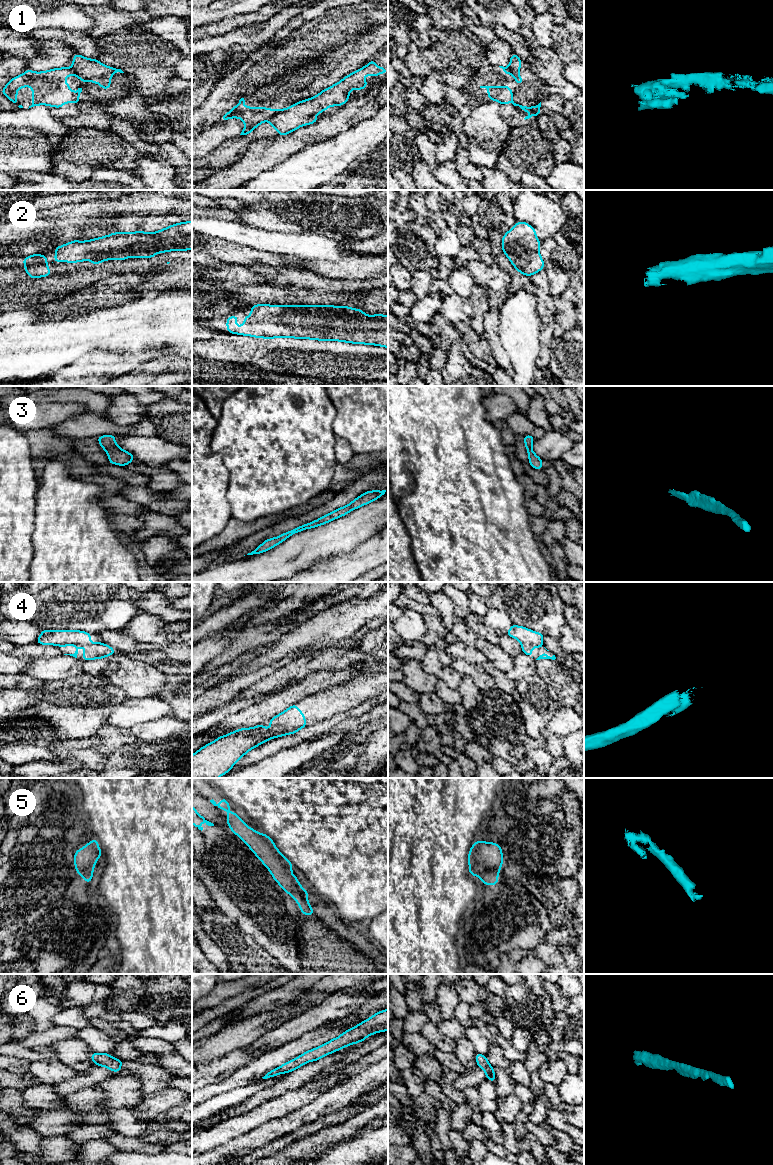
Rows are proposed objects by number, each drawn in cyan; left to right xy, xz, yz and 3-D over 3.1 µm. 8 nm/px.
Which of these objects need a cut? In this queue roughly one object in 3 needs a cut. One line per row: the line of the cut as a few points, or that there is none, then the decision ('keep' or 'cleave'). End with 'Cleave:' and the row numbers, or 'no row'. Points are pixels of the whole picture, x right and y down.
1: cut xz (285, 109), (276, 113), (269, 120); cleave
2: cut none; keep
3: cut none; keep
4: cut xz (259, 725), (259, 729), (263, 733), (273, 731), (274, 736); cleave
5: cut none; keep
6: cut none; keep
Cleave: 1, 4

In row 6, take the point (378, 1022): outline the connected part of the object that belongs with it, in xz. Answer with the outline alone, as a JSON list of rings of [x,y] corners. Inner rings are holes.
[[[388,1009],[375,1013],[372,1017],[359,1023],[357,1026],[343,1032],[339,1037],[311,1049],[297,1058],[284,1063],[282,1066],[269,1071],[263,1079],[274,1077],[279,1074],[289,1073],[310,1061],[317,1061],[322,1057],[336,1052],[349,1045],[364,1041],[368,1036],[377,1032],[388,1030]]]

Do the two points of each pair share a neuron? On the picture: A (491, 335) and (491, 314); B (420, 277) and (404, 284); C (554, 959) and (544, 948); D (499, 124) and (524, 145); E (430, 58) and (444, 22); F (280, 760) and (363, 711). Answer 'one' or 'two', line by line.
A: one
B: two
C: one
D: two
E: two
F: two

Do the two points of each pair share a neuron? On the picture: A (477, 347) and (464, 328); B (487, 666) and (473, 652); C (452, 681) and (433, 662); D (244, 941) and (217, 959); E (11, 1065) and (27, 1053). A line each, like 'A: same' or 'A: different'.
A: same
B: different
C: same
D: different
E: different

